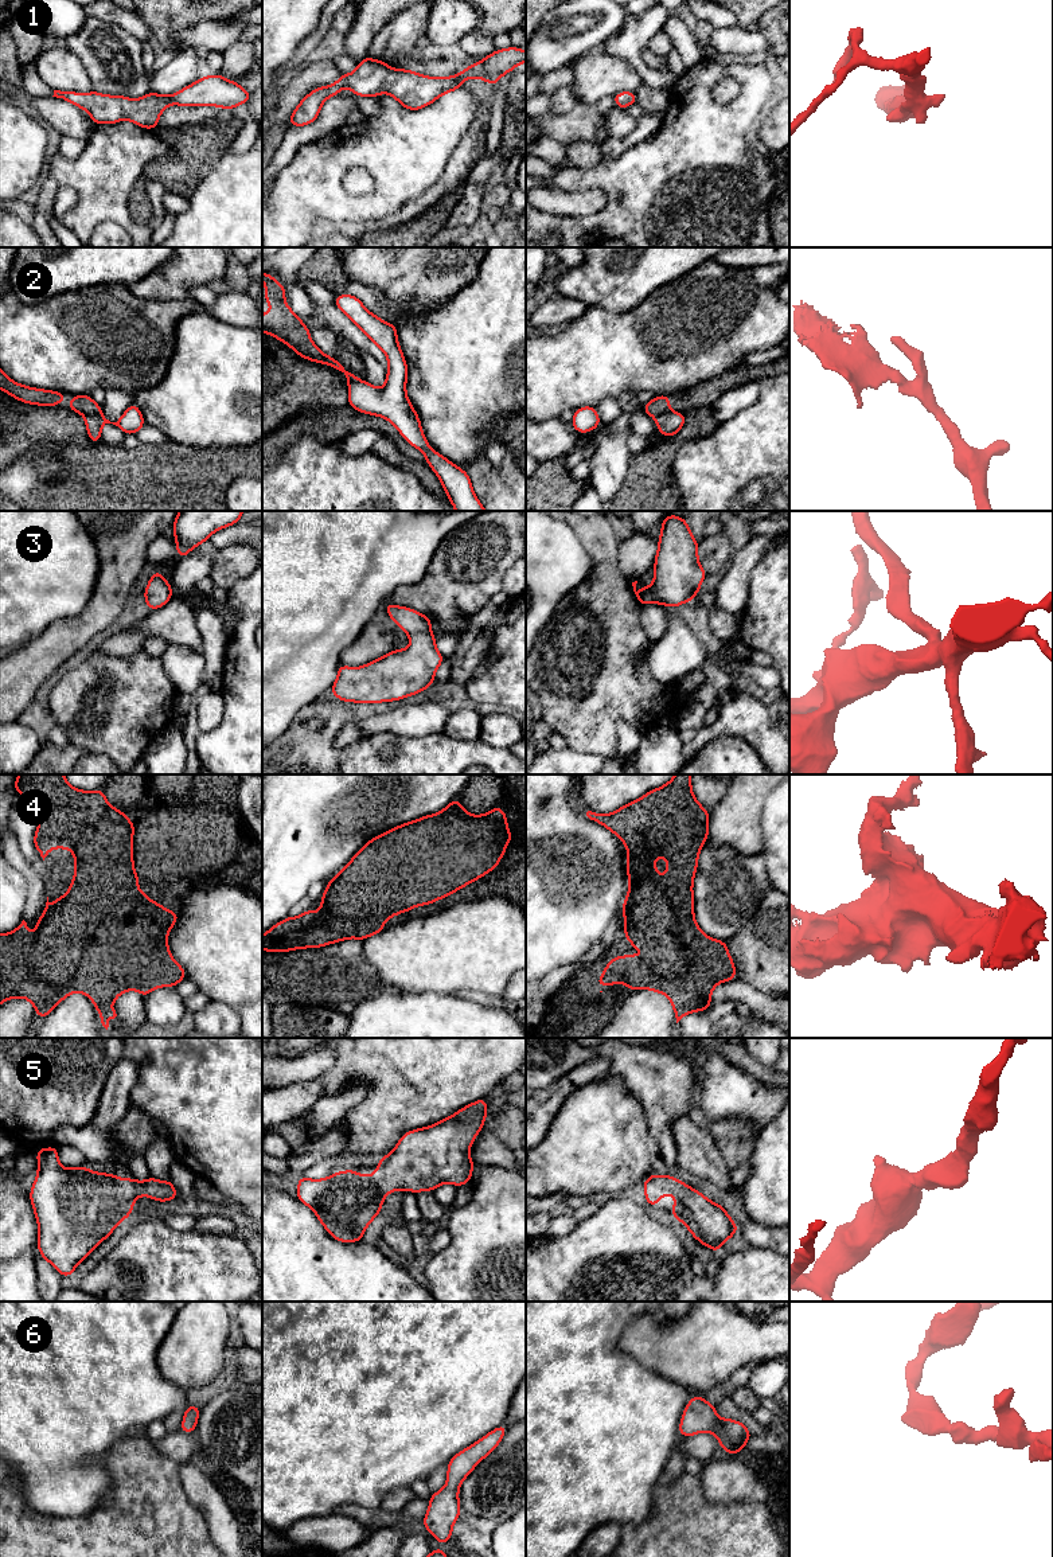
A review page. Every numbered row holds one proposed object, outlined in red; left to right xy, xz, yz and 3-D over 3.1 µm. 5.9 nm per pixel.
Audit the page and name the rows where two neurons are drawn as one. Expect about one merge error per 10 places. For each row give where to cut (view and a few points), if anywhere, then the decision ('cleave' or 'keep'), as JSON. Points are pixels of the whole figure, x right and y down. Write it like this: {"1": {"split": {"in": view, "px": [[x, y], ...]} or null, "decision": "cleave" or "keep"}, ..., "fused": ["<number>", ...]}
{"1": {"split": null, "decision": "keep"}, "2": {"split": {"in": "xy", "px": [[100, 410], [85, 417]]}, "decision": "cleave"}, "3": {"split": null, "decision": "keep"}, "4": {"split": null, "decision": "keep"}, "5": {"split": null, "decision": "keep"}, "6": {"split": null, "decision": "keep"}, "fused": ["2"]}

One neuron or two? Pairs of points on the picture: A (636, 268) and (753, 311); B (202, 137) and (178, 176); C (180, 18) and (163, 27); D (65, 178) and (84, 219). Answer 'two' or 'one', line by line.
A: two
B: one
C: one
D: one

